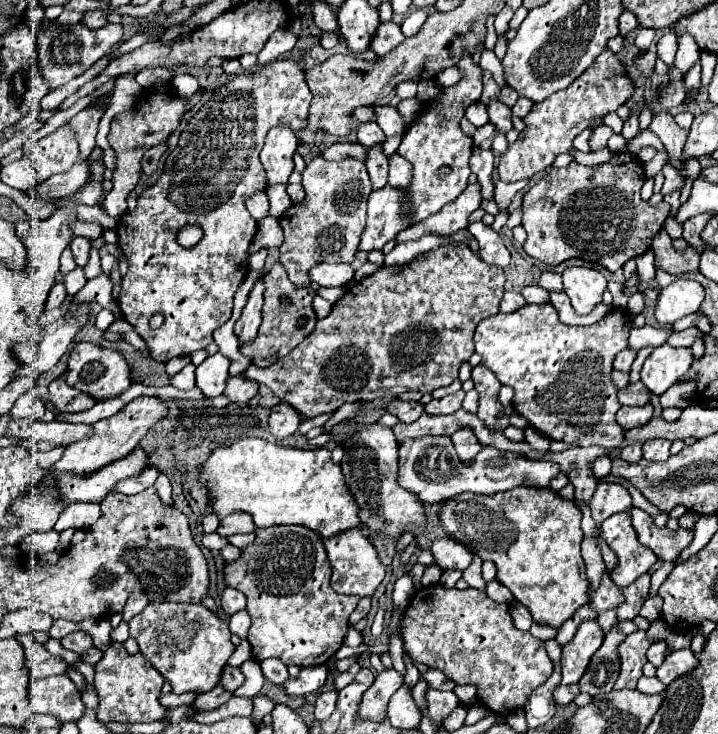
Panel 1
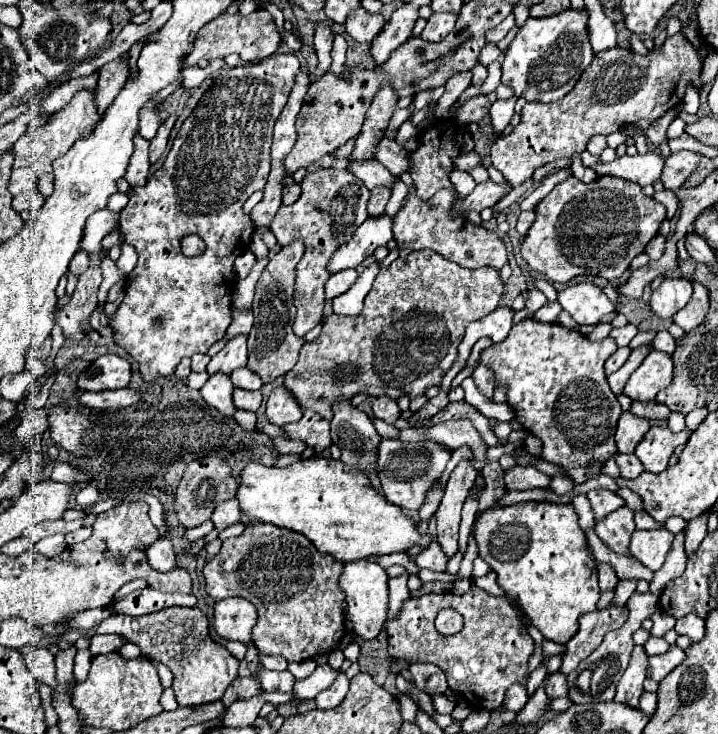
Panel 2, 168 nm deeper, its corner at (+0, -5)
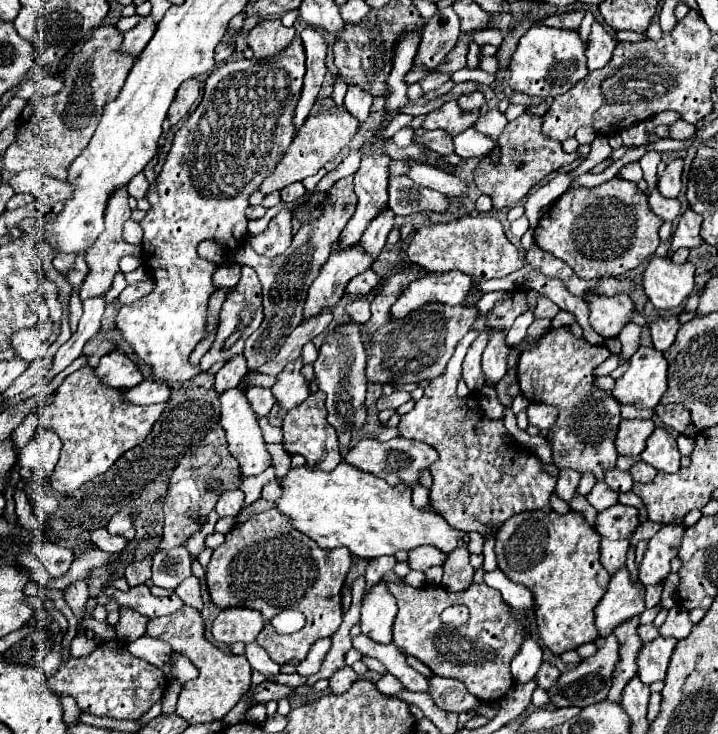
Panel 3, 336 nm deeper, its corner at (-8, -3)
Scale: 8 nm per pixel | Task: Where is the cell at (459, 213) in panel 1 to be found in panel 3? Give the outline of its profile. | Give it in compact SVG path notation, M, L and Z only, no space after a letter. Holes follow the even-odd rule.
M524 112L516 120L508 122L502 134L498 136L498 148L500 158L494 164L490 160L490 154L482 156L480 166L474 170L474 182L480 188L480 192L488 194L496 208L512 208L512 204L520 202L528 190L538 184L542 178L546 178L550 172L572 164L580 158L580 152L564 152L562 144L556 140L550 140L542 134L542 116L532 116Z

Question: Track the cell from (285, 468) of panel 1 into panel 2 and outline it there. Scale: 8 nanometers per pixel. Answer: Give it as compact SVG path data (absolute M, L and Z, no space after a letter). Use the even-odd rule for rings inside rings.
M328 454L312 456L308 460L300 460L292 466L264 466L262 462L248 462L242 468L242 482L236 492L236 500L240 502L240 510L252 520L252 522L268 522L278 528L288 528L294 532L304 534L312 544L318 548L318 552L328 552L340 562L352 562L362 560L368 556L380 556L380 554L394 554L404 552L412 546L428 546L432 542L430 534L420 536L416 530L414 520L402 514L402 510L394 504L388 504L370 484L370 480L360 472L346 472L344 464L338 460L332 460Z

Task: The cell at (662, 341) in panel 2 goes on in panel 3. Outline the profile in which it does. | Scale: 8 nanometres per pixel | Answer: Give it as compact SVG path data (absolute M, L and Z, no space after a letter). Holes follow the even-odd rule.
M638 312L632 315L632 322L639 326L648 326L650 336L652 336L652 344L660 352L664 352L668 346L672 346L674 338L676 338L676 332L678 332L678 326L680 326L676 316L658 318L658 320L646 320Z

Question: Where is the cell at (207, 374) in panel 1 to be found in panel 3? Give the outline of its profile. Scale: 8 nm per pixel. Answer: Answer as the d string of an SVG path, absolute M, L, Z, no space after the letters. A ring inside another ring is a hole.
M238 388L228 390L226 394L220 394L220 404L222 404L222 414L220 414L220 424L226 432L226 440L228 440L228 452L238 460L240 464L240 472L244 476L254 476L254 474L262 474L270 464L270 452L266 448L266 442L262 438L262 430L258 426L258 416L254 414L254 410L250 408L244 392L240 392Z

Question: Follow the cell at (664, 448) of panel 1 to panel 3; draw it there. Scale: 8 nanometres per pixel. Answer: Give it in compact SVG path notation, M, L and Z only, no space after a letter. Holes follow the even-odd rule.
M656 428L650 438L646 450L640 454L644 462L662 472L676 472L680 468L680 452L676 448L676 438L664 428Z

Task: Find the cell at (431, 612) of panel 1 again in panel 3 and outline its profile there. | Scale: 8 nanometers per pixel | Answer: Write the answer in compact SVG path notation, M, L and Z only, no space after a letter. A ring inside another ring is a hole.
M386 582L386 586L388 586L388 592L396 598L398 608L400 608L396 622L394 622L394 644L404 654L410 654L410 656L422 660L436 676L454 678L454 680L464 682L468 692L482 702L500 700L512 688L514 678L510 674L510 662L518 654L520 644L524 642L526 624L520 624L518 620L510 618L510 608L506 608L498 590L494 590L486 584L472 584L464 592L450 592L438 584L424 584L422 588L412 588L402 582ZM454 604L466 604L470 608L470 616L464 626L446 626L440 620L440 614Z

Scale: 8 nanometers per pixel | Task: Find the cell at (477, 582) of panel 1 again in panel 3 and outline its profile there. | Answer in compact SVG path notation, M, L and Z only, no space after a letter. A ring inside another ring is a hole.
M394 438L388 442L378 442L378 440L360 440L354 448L348 450L344 460L350 466L356 466L362 472L372 472L378 478L384 478L390 486L396 484L406 484L414 486L418 482L418 472L422 468L430 468L438 454L434 454L434 448L426 446L424 442L414 442L406 438Z

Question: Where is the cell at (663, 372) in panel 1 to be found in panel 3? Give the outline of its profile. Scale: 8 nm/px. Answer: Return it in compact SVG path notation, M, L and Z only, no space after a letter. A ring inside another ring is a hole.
M640 346L630 358L630 366L622 378L616 380L612 396L620 404L634 404L636 408L654 408L666 392L668 362L662 352Z

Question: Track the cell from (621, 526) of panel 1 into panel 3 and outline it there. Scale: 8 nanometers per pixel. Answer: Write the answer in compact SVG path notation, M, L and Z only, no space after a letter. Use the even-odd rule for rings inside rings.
M614 504L608 510L598 512L596 532L610 540L630 538L638 528L638 510L624 504Z

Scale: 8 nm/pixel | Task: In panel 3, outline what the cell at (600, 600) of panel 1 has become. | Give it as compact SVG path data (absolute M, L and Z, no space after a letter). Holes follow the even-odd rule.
M602 538L602 542L600 542L600 564L610 574L614 574L614 570L618 570L626 564L626 550L628 550L628 540Z

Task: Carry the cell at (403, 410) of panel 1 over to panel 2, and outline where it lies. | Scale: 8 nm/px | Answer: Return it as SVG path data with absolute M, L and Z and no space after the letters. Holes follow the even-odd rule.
M380 396L374 400L372 404L372 412L376 418L384 420L386 424L394 424L396 420L400 420L400 408L398 408L398 402L388 398L388 396Z

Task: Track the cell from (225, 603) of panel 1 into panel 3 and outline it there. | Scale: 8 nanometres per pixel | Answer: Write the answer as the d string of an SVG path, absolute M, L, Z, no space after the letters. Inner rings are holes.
M246 608L222 610L212 624L214 640L224 644L254 642L260 630L262 630L262 614Z

